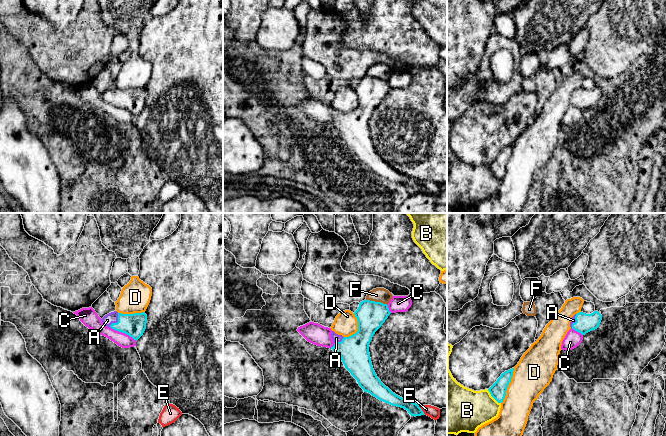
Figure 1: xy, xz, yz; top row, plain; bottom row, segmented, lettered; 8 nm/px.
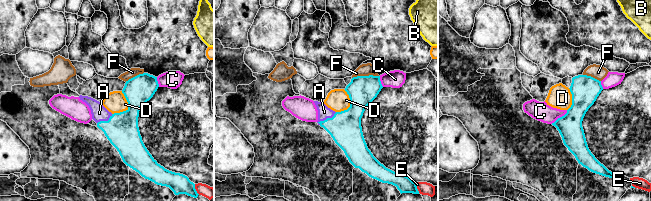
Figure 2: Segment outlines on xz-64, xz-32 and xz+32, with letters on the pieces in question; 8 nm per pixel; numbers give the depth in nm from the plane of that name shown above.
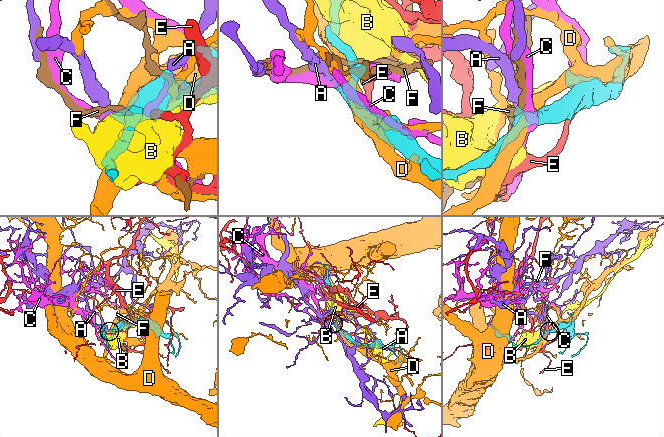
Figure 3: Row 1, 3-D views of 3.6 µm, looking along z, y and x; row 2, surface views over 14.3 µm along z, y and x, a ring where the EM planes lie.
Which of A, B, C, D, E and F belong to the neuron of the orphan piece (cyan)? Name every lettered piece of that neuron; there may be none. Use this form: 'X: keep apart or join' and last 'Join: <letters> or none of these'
A: join
B: keep apart
C: keep apart
D: keep apart
E: keep apart
F: keep apart
Join: A

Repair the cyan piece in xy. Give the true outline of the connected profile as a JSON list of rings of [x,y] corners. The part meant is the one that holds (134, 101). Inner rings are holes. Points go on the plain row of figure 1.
[[[114,87],[105,91],[101,96],[105,102],[125,109],[137,117],[146,105],[147,91],[145,88],[122,90]]]

